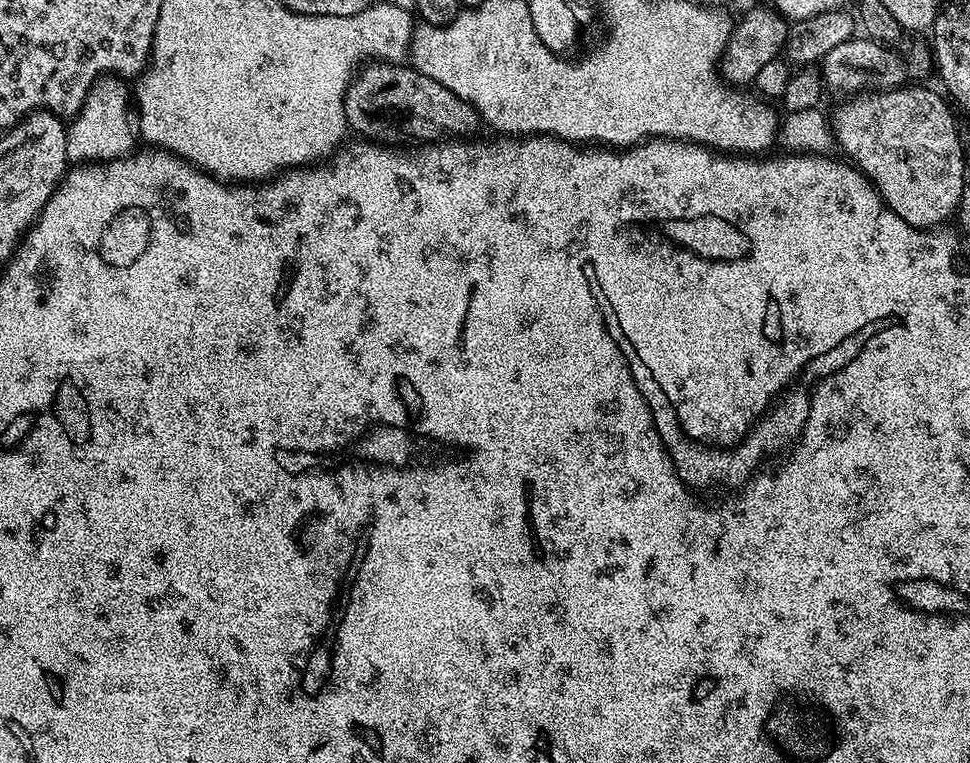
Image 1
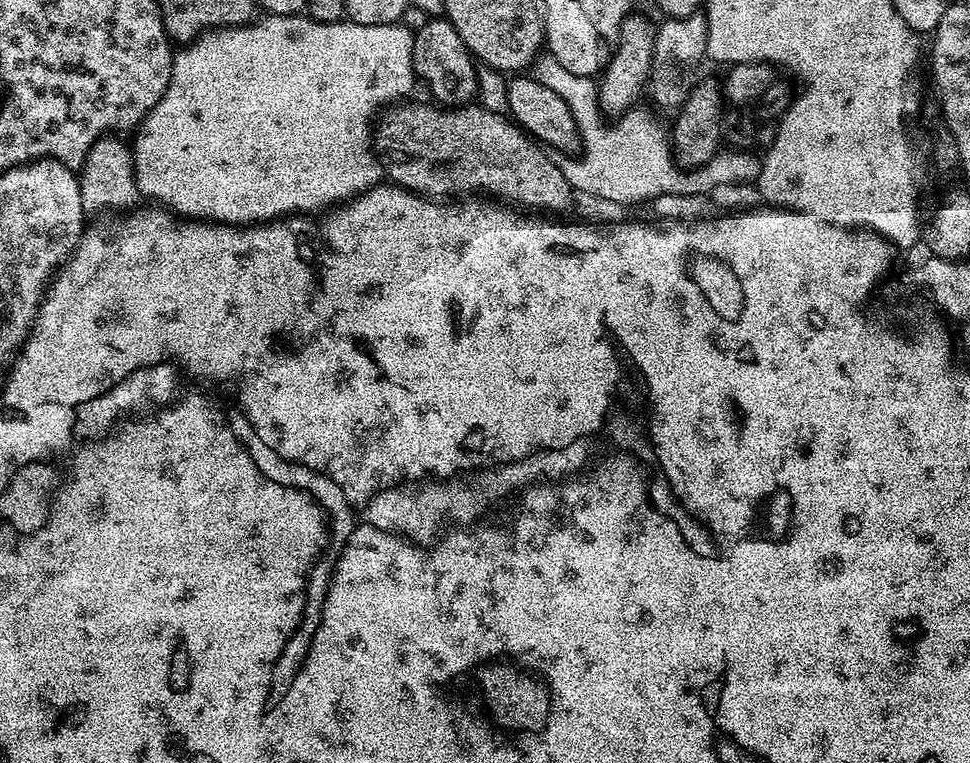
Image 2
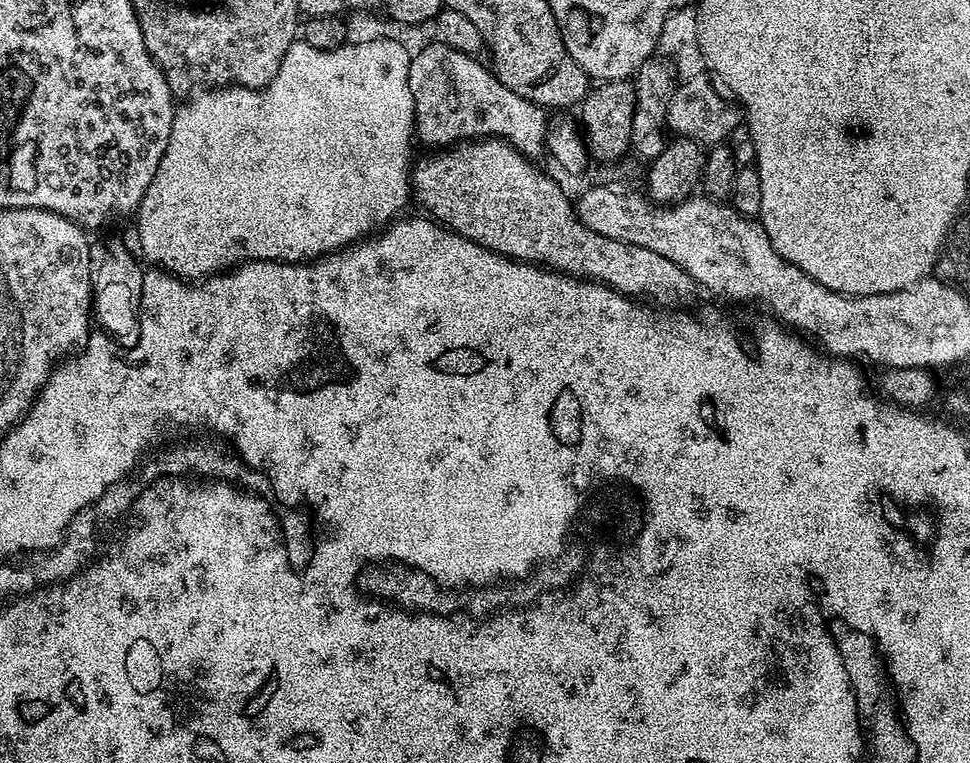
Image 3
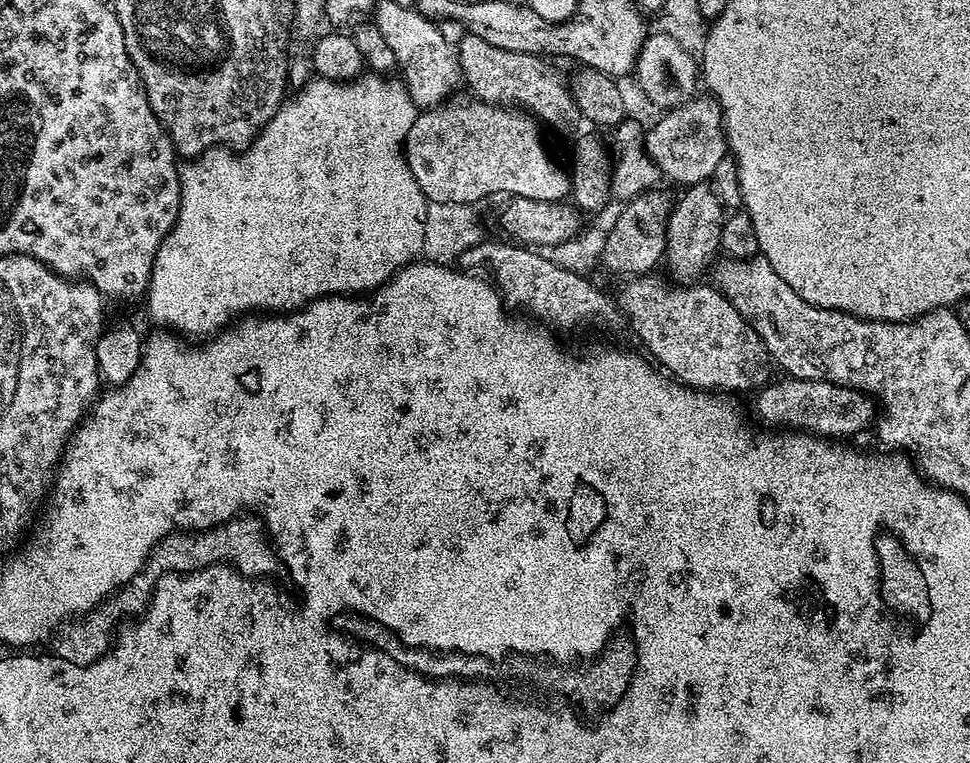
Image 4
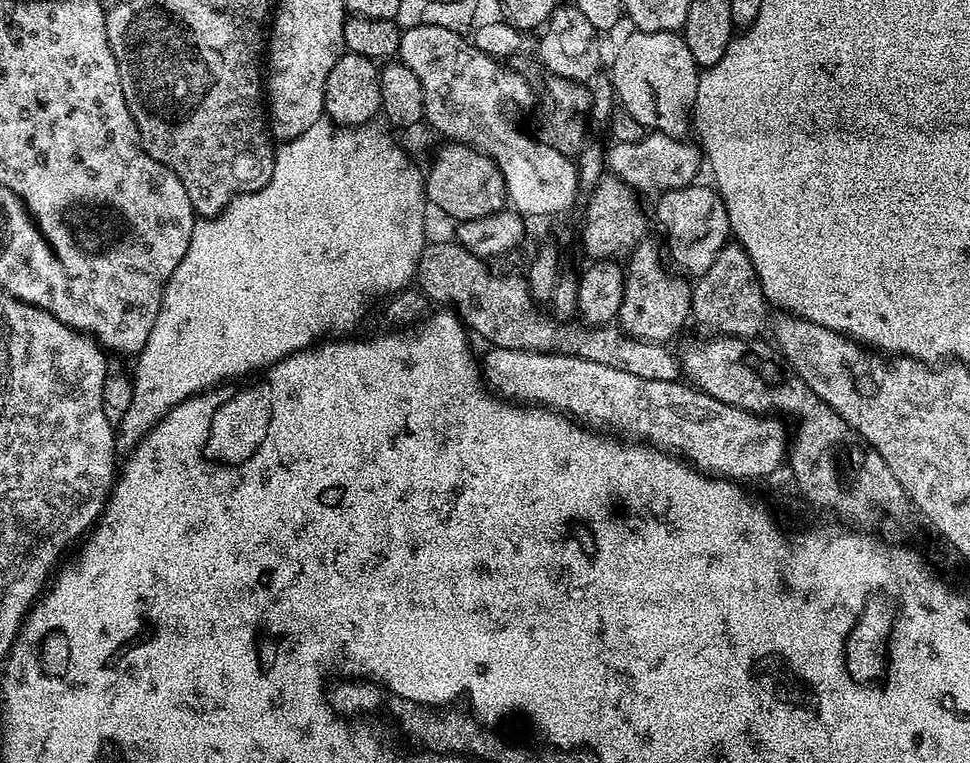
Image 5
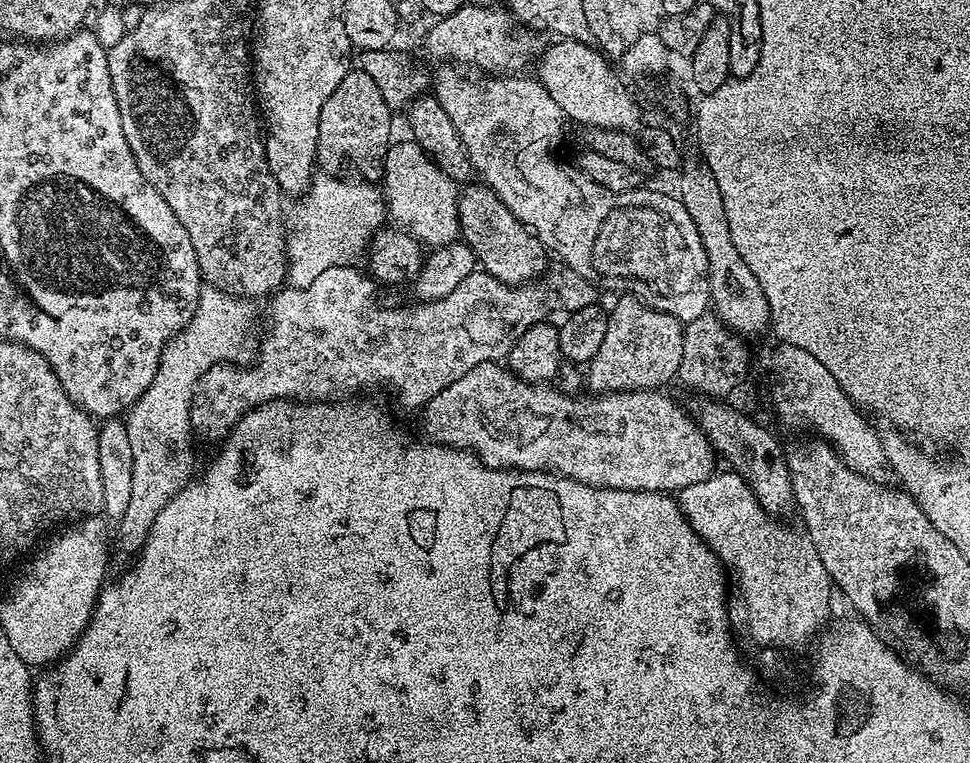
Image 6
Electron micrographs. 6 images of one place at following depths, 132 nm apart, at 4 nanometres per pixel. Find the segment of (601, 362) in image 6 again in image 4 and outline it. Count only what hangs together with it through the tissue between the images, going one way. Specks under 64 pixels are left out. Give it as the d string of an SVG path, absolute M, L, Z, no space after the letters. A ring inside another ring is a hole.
M711 183L690 184L672 205L668 216L668 233L666 234L667 275L676 282L696 282L708 268L712 255L717 255L720 235L726 215L726 205L718 198ZM672 275L672 276L671 276Z

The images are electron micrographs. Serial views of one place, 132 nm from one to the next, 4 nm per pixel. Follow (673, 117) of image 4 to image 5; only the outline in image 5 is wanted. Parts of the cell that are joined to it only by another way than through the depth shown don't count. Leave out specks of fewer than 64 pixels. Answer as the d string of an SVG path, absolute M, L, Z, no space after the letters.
M649 131L638 142L622 142L618 145L620 151L620 164L609 159L606 164L607 171L613 177L620 179L637 193L656 192L663 194L673 192L679 188L687 188L697 179L702 168L702 152L695 143L687 144L687 139L670 137L664 133Z

